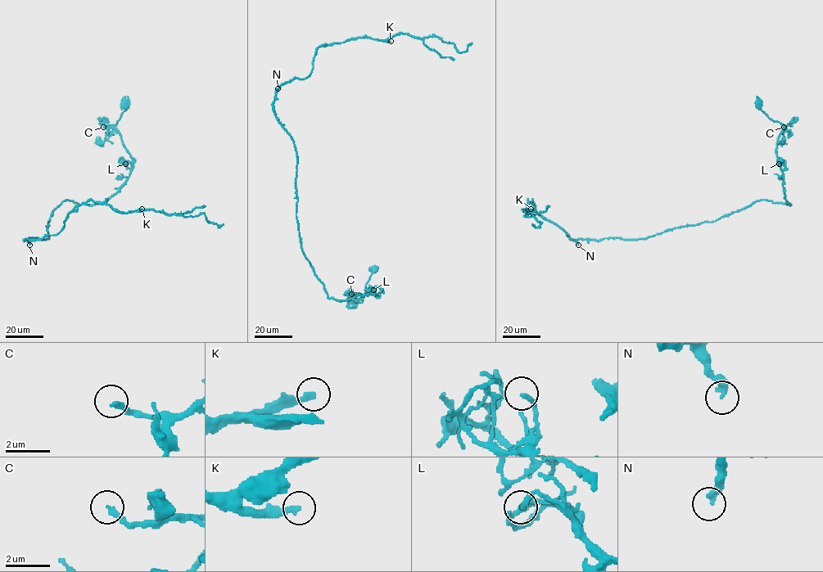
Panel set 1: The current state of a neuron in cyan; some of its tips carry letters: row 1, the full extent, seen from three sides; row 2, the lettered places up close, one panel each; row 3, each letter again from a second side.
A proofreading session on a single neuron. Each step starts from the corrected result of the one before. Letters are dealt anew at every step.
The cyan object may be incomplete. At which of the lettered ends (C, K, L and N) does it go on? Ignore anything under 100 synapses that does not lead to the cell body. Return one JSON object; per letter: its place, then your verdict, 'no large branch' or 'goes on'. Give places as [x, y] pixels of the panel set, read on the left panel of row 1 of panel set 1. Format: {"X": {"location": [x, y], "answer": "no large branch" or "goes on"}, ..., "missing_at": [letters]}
{"C": {"location": [103, 127], "answer": "no large branch"}, "K": {"location": [142, 209], "answer": "goes on"}, "L": {"location": [125, 164], "answer": "no large branch"}, "N": {"location": [29, 245], "answer": "no large branch"}, "missing_at": ["K"]}

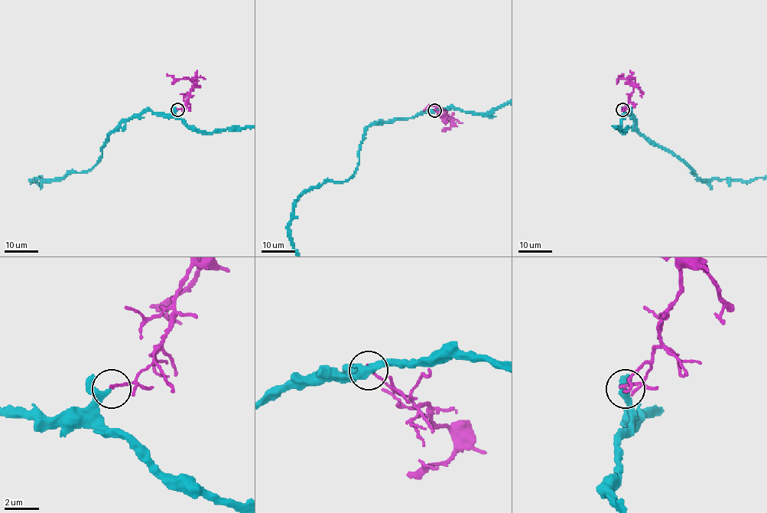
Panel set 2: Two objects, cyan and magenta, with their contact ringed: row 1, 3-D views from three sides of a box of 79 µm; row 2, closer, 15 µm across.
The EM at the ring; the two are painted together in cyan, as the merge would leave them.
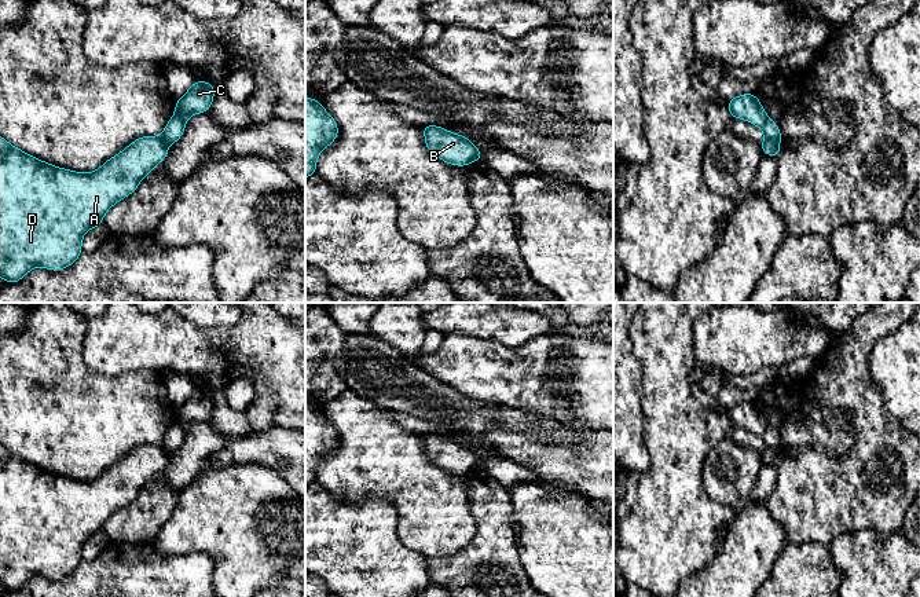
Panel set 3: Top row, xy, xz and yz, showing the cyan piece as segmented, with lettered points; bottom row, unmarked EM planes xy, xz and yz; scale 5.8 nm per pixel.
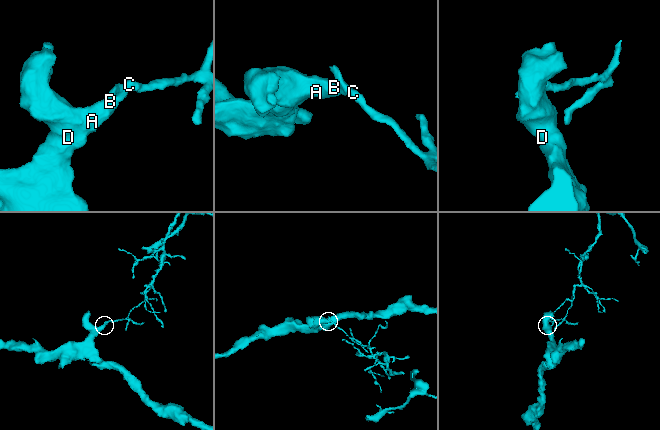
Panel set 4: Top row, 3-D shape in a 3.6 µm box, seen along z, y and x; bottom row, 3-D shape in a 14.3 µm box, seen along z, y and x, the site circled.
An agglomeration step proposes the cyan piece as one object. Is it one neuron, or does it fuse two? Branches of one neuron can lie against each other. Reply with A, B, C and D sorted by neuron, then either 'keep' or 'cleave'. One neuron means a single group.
A B D / C | cleave

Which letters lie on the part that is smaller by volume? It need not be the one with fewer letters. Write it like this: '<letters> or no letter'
C

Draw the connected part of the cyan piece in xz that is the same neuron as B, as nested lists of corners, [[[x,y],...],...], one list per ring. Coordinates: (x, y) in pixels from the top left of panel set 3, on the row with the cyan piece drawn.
[[[421,125],[421,128],[426,149],[446,164],[469,166],[474,161],[477,149],[470,139],[437,125]]]

